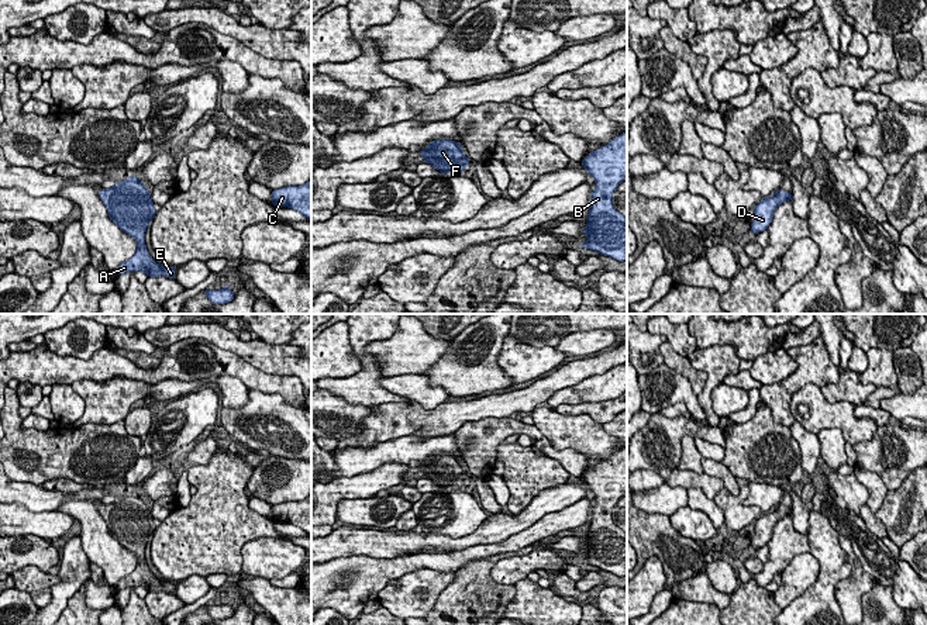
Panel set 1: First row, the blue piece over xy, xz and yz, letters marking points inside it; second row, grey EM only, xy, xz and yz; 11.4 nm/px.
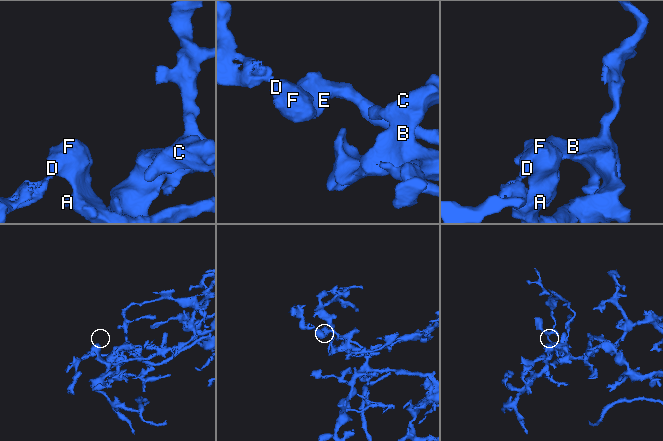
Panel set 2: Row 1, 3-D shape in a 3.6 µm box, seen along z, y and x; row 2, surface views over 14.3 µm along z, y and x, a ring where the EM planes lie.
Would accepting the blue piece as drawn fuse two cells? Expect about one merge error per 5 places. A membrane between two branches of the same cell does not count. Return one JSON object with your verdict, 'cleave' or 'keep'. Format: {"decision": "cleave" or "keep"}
{"decision": "keep"}

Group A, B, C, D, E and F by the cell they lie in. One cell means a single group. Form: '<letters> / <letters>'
A B C D E F

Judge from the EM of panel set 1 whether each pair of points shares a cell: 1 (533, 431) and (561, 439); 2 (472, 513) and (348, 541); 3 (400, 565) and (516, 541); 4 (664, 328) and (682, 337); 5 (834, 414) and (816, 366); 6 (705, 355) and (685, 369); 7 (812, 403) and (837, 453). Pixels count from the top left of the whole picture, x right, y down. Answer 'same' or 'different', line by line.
1: different
2: different
3: same
4: same
5: different
6: different
7: different

